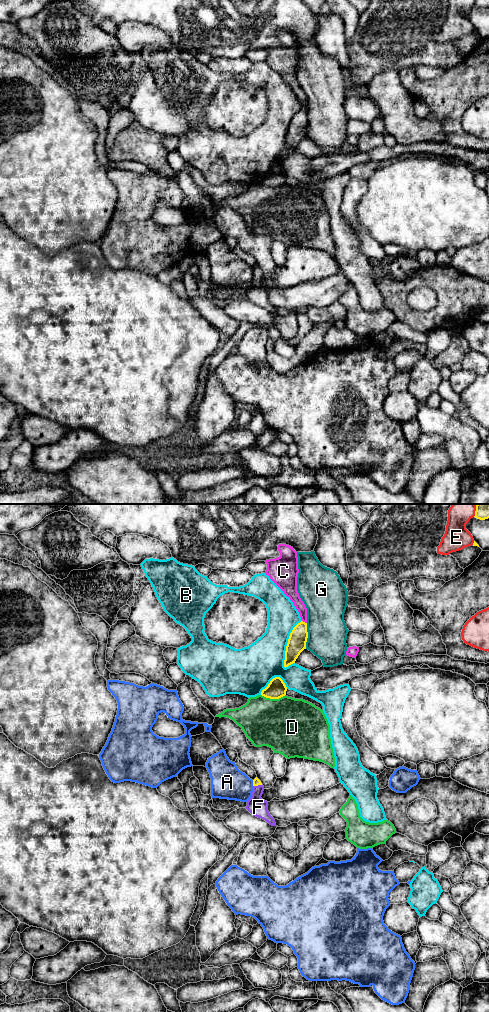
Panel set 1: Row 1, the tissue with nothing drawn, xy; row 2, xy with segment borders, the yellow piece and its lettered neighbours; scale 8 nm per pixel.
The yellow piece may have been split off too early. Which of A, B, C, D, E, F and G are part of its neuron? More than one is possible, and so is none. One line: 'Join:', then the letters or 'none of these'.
Join: F

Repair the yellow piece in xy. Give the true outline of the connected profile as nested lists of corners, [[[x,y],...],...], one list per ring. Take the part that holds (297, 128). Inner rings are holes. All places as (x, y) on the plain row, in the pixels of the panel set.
[[[301,109],[290,121],[285,139],[284,155],[295,151],[300,141],[306,137],[308,126],[307,111]]]

